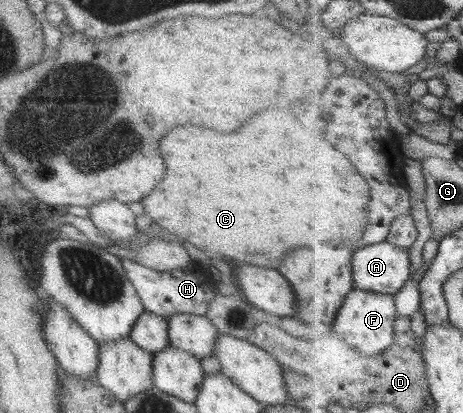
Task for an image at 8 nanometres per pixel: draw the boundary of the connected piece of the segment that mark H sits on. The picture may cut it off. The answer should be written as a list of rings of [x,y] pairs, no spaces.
[[[121,259],[126,278],[132,283],[140,303],[146,312],[167,319],[172,314],[188,313],[205,316],[208,304],[216,297],[214,282],[209,274],[195,261],[175,269],[174,272],[158,272],[128,259]]]

